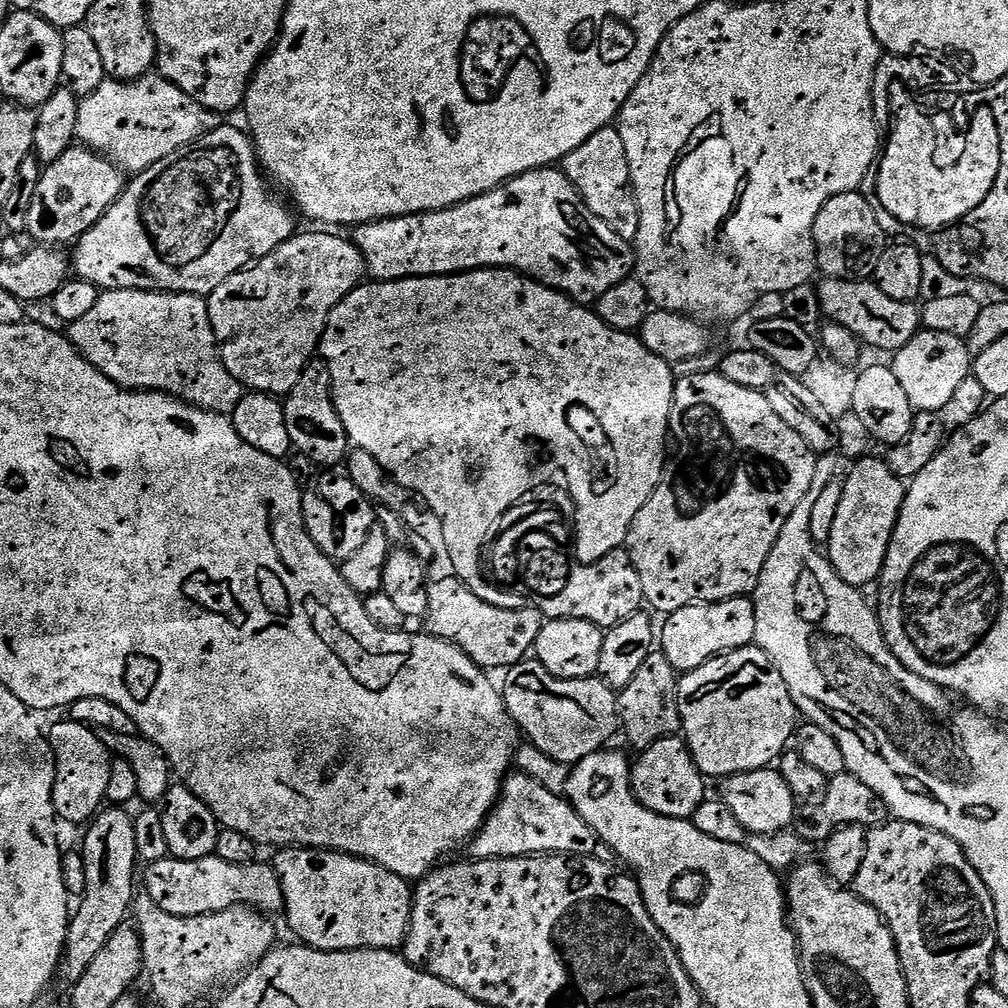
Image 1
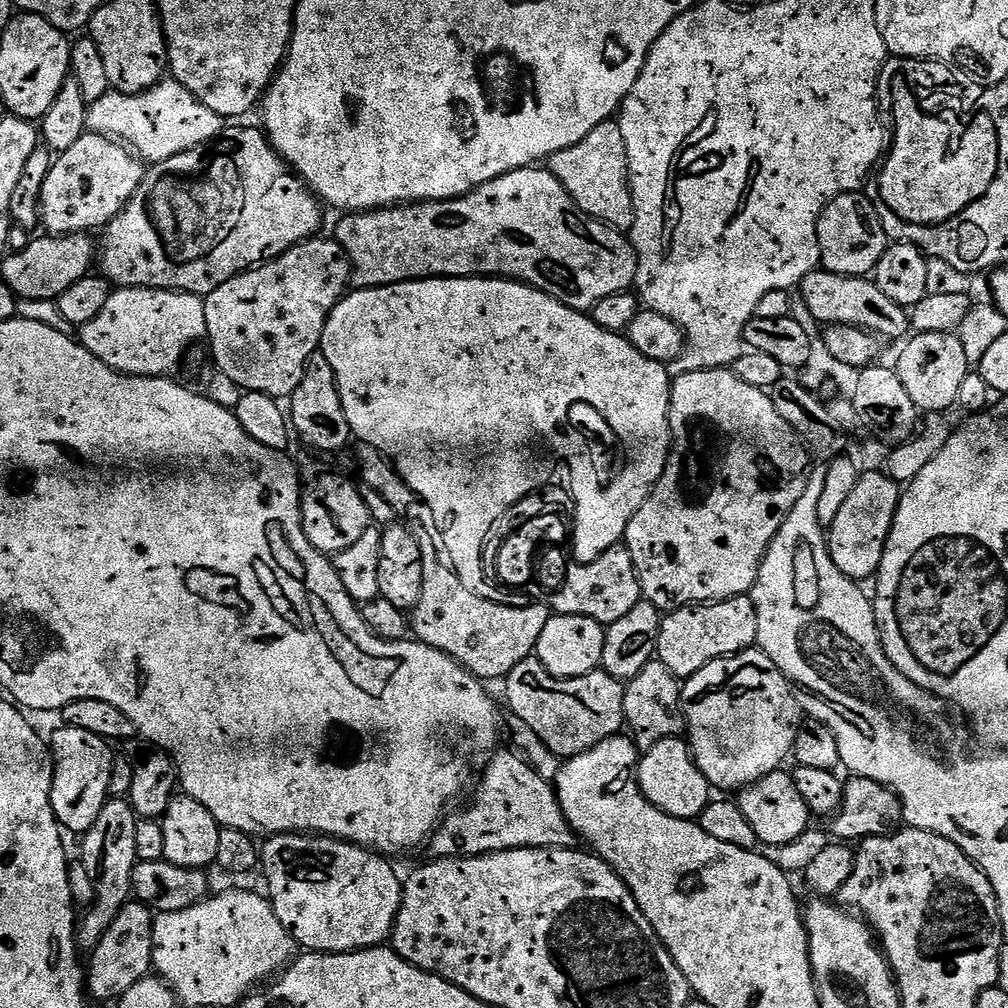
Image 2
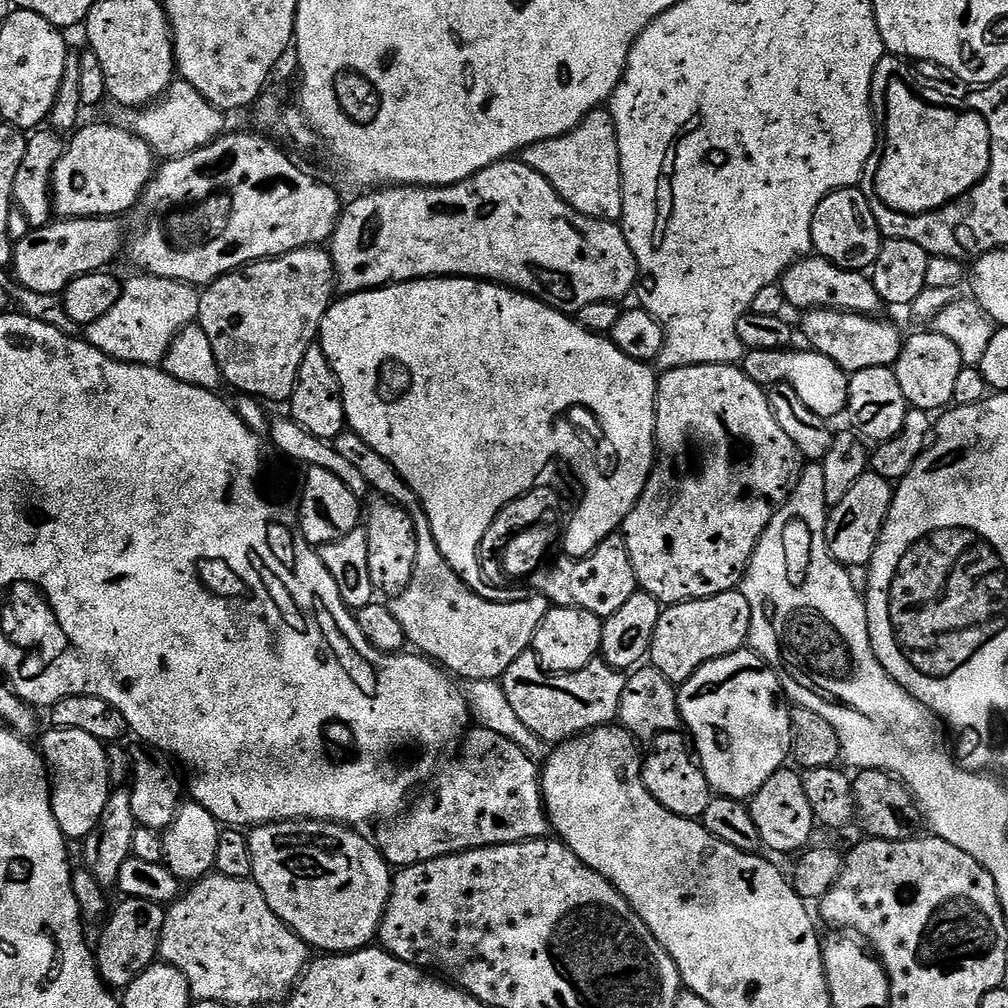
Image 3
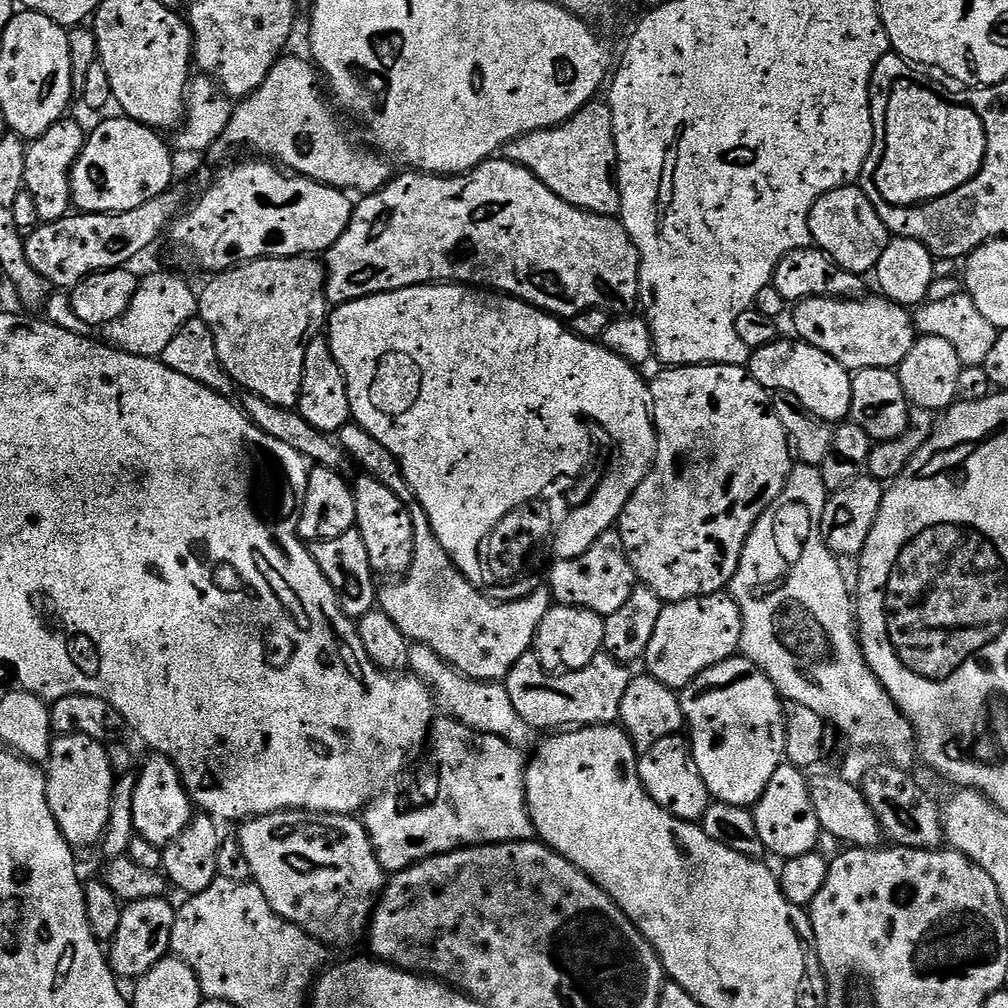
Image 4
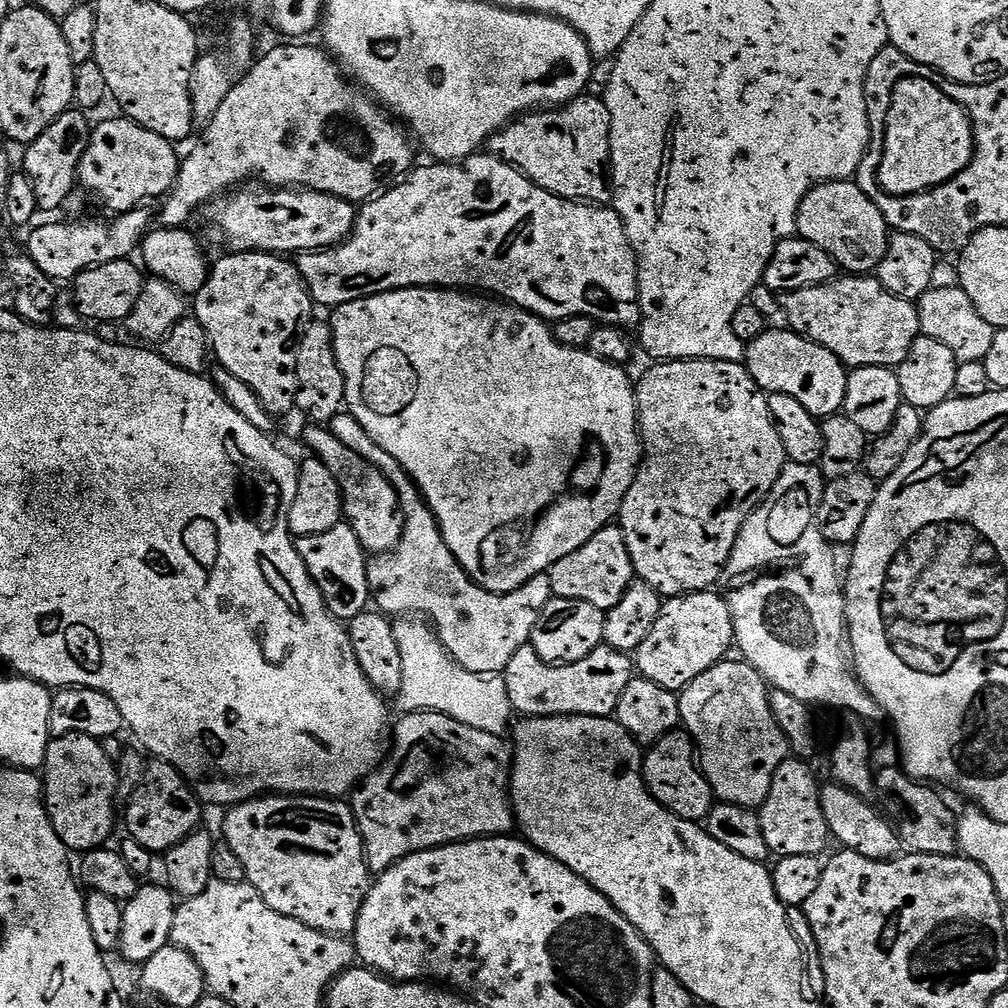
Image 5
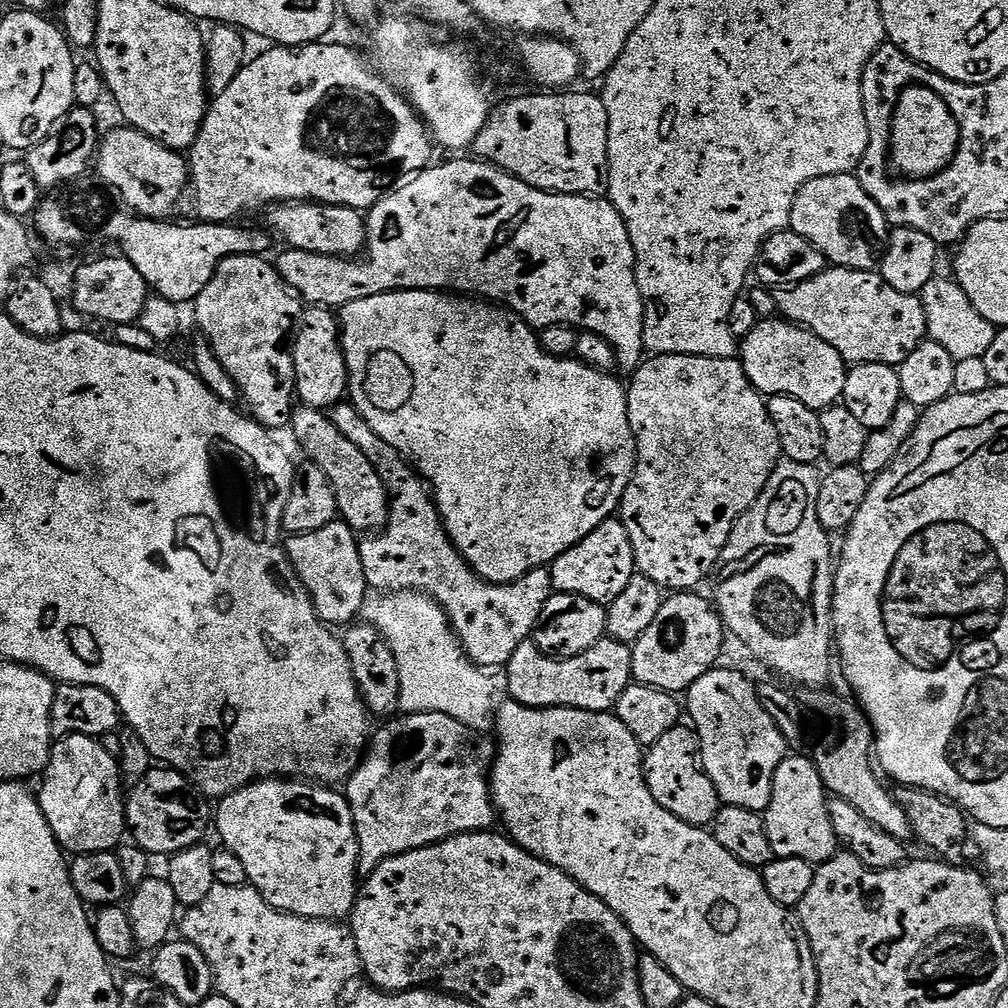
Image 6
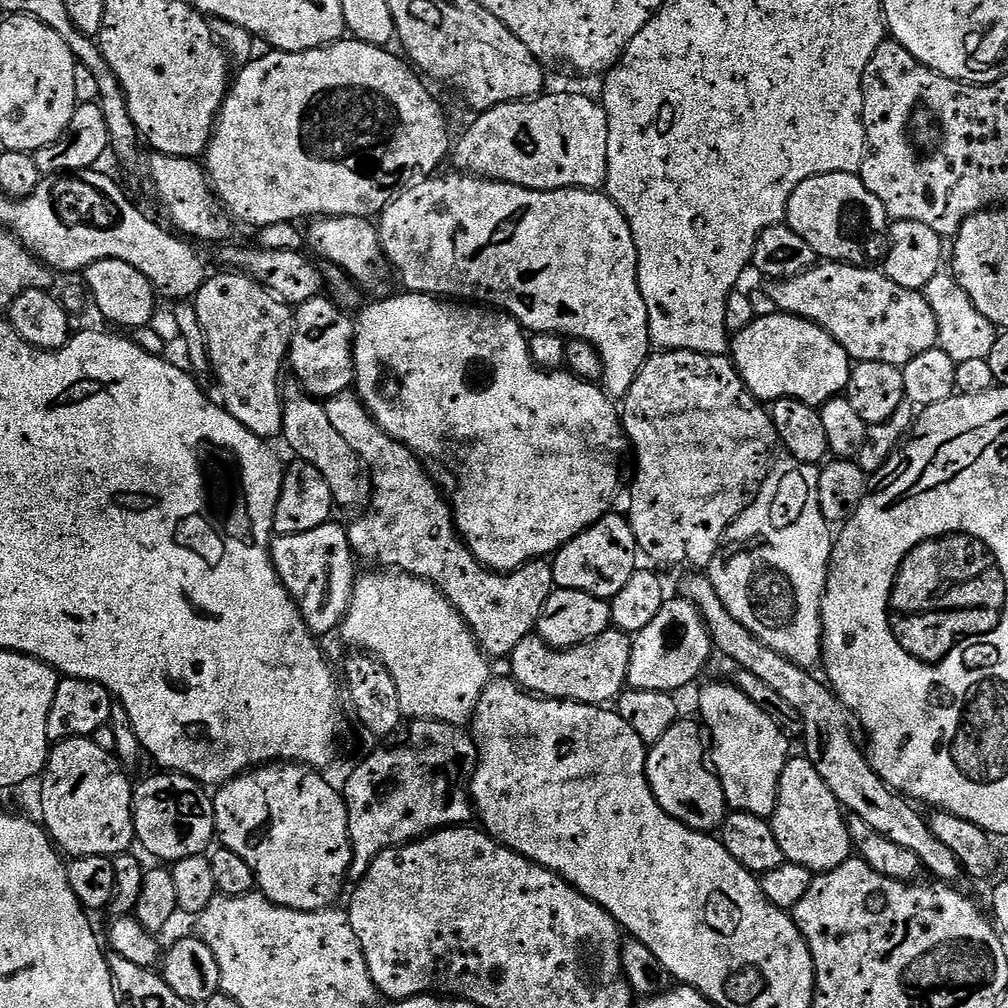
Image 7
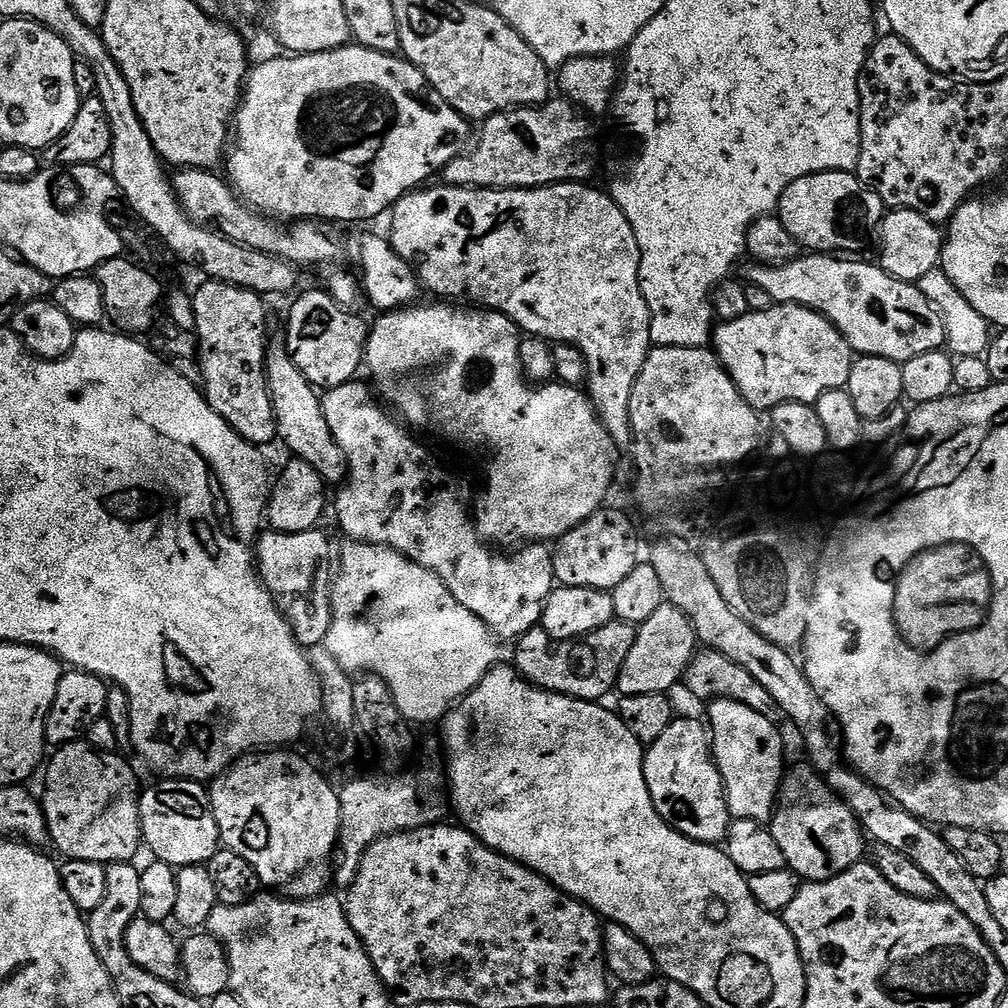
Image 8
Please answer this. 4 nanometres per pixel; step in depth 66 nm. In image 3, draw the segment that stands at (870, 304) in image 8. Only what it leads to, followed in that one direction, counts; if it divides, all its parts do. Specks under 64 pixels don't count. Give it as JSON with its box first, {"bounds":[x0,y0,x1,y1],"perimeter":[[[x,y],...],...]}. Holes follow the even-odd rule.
{"bounds":[800,308,905,374],"perimeter":[[[813,308],[803,313],[800,328],[808,339],[807,347],[829,356],[849,374],[871,368],[892,368],[904,348],[905,337],[885,318],[859,316],[856,312],[838,312],[834,308]]]}

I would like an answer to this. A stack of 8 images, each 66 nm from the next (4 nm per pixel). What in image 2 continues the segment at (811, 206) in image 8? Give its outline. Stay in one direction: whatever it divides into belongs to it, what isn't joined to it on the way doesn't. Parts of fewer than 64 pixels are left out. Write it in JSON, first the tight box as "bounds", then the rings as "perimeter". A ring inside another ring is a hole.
{"bounds":[816,192,890,276],"perimeter":[[[847,192],[838,198],[834,198],[822,210],[818,230],[816,231],[818,246],[820,247],[820,258],[823,267],[830,272],[837,272],[840,276],[863,276],[875,273],[876,263],[882,258],[885,248],[890,241],[884,233],[882,222],[876,213],[876,205],[870,199],[867,200],[860,192]]]}

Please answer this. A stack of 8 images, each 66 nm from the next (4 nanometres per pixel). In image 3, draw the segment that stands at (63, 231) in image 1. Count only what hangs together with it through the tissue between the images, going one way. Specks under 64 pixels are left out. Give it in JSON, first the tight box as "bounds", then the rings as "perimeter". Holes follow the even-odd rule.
{"bounds":[52,124,158,218],"perimeter":[[[86,124],[67,141],[62,158],[52,175],[55,215],[60,218],[116,218],[121,215],[119,212],[128,212],[131,208],[133,211],[158,167],[152,147],[127,127]]]}

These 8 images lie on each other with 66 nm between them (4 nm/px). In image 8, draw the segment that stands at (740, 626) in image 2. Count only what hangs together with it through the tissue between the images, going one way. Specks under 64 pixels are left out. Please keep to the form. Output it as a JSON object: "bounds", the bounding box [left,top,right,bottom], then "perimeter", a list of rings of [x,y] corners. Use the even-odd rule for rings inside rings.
{"bounds":[616,603,698,696],"perimeter":[[[664,603],[644,624],[639,625],[634,646],[626,654],[626,662],[616,679],[616,688],[620,696],[638,694],[668,694],[675,684],[684,679],[684,671],[690,666],[698,651],[696,631],[690,626],[686,614],[673,604]]]}

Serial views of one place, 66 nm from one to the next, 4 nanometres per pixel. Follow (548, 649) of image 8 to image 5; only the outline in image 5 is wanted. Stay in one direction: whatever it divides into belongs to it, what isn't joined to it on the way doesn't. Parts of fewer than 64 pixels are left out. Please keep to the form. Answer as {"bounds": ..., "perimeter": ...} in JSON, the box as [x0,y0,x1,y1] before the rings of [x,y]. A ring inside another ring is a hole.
{"bounds":[502,646,634,717],"perimeter":[[[525,646],[510,658],[502,675],[513,709],[521,717],[612,716],[622,690],[626,690],[634,678],[634,660],[627,652],[601,646],[594,654],[582,658],[582,662],[547,664],[538,658],[532,647]]]}

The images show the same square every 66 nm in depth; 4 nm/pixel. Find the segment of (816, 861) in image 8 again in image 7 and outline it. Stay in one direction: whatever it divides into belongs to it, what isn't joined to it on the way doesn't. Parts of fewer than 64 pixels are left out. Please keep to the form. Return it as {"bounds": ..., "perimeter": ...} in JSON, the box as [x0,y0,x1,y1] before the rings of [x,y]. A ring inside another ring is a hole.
{"bounds":[770,754,853,874],"perimeter":[[[803,754],[793,755],[782,770],[780,788],[776,791],[776,809],[770,818],[774,838],[782,846],[785,861],[807,868],[813,874],[829,872],[853,855],[852,839],[845,809],[830,794],[818,770]]]}

